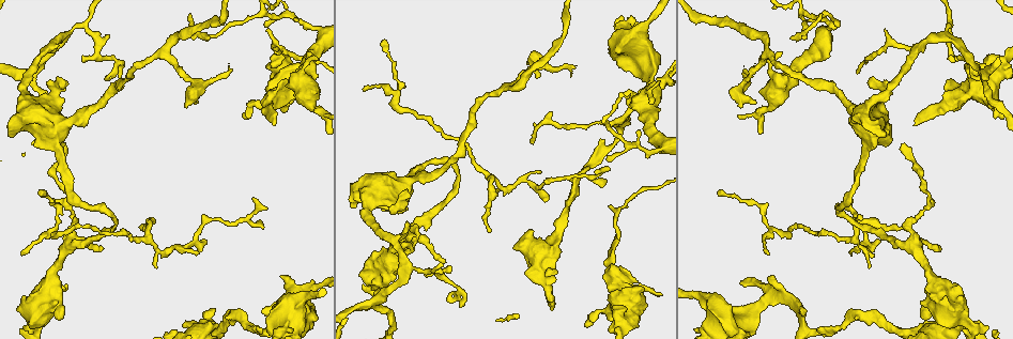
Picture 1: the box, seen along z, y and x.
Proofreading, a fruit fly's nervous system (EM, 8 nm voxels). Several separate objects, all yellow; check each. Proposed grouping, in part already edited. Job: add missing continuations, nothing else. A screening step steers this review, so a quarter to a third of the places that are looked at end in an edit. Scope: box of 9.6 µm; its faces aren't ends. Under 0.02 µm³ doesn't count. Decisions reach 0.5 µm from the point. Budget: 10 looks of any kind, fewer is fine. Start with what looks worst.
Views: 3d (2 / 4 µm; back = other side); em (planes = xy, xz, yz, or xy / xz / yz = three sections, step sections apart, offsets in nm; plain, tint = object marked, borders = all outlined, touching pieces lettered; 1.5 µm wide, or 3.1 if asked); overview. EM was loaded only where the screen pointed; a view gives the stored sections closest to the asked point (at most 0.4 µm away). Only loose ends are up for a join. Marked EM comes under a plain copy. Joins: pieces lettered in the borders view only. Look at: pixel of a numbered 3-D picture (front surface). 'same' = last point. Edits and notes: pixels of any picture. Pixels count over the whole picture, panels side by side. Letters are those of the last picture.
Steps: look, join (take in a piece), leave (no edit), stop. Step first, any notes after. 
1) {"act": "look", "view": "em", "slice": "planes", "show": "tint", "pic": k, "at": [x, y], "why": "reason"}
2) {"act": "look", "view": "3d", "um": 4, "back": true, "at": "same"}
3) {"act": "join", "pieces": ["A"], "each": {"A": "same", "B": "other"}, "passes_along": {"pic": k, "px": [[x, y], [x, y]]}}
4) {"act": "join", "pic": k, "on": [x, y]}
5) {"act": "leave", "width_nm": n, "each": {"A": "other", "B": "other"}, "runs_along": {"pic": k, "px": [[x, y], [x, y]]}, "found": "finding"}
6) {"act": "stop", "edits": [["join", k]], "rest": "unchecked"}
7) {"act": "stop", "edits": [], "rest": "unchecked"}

{"act": "look", "view": "em", "slice": "planes", "show": "borders", "pic": 1, "at": [915, 122], "why": "thin end"}

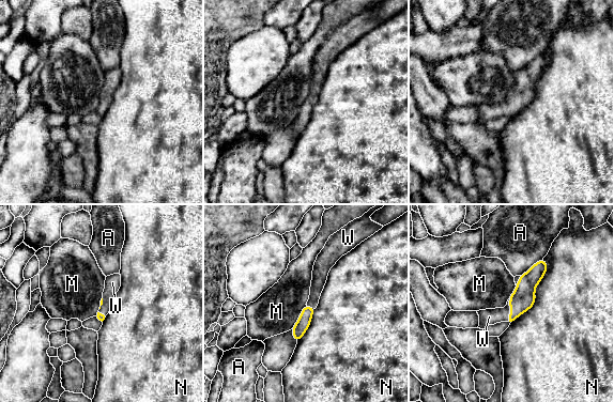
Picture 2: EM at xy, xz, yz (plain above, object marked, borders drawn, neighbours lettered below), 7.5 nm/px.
{"act": "join", "pieces": ["W"], "each": {"A": "other", "M": "other", "N": "other", "W": "same"}, "passes_along": {"pic": 2, "px": [[523, 298], [510, 310], [489, 317]]}, "found": "the neuron continues"}

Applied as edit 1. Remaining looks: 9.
{"act": "look", "view": "em", "slice": "planes", "show": "borders", "pic": 1, "at": [487, 231], "why": "tapers out"}

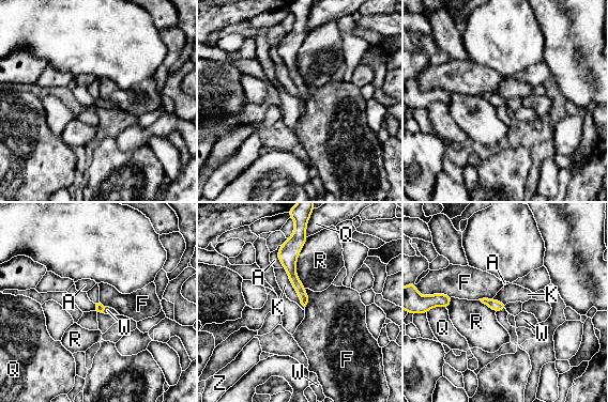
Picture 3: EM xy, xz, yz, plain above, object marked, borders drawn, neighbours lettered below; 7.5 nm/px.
{"act": "join", "pieces": ["W"], "each": {"A": "other", "F": "other", "K": "other", "Q": "other", "R": "other", "W": "same", "Z": "other"}, "passes_along": {"pic": 3, "px": [[100, 308], [104, 309], [107, 310]]}, "found": "the neuron continues"}

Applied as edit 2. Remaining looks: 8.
{"act": "look", "view": "overview", "why": "redraw"}

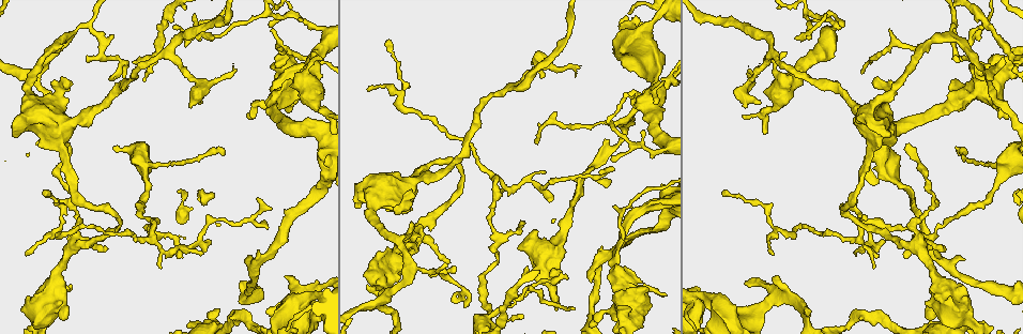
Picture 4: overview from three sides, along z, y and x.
{"act": "look", "view": "3d", "um": 4, "pic": 4, "at": [369, 88], "why": "tapers out"}

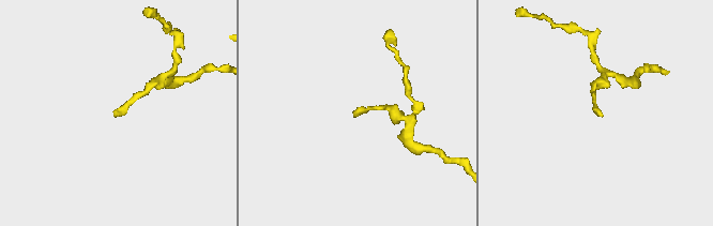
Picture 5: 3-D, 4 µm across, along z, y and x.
{"act": "look", "view": "em", "slice": "planes", "show": "borders", "pic": 5, "at": [355, 114], "why": "now the EM"}

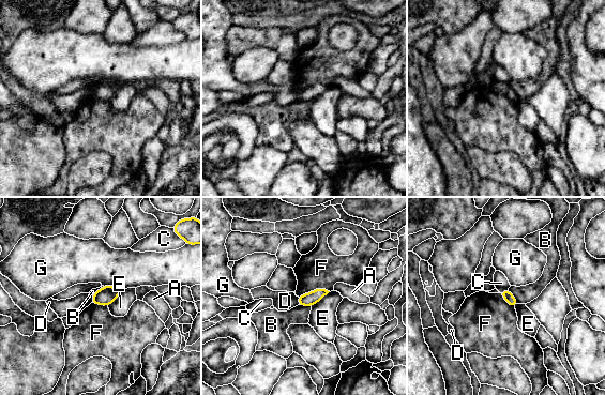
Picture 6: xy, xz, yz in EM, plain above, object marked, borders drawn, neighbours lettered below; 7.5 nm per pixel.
{"act": "leave", "longest_contact_nm": ["F", 260], "each": {"A": "other", "B": "other", "C": "other", "D": "other", "E": "other", "F": "other", "G": "other"}, "found": "none of them fits"}

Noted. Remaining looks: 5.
{"act": "look", "view": "3d", "um": 2, "pic": 4, "at": [202, 254], "why": "branch stops here"}

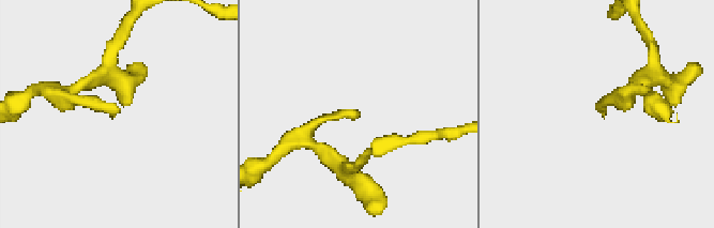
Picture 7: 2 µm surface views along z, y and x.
{"act": "look", "view": "em", "slice": "xz", "step": 4, "show": "tint", "pic": 7, "at": [354, 117]}

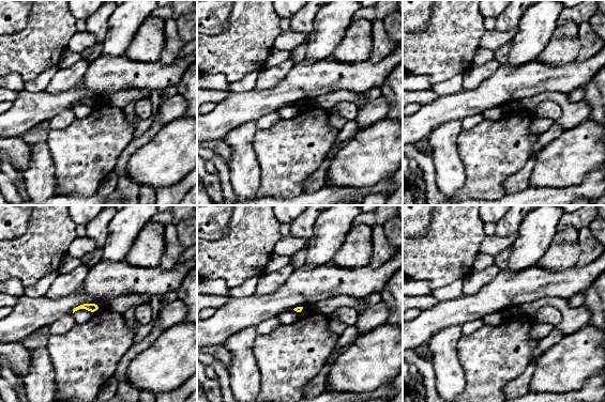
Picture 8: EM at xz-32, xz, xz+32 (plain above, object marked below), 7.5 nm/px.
{"act": "look", "view": "em", "slice": "planes", "show": "borders", "at": "same"}

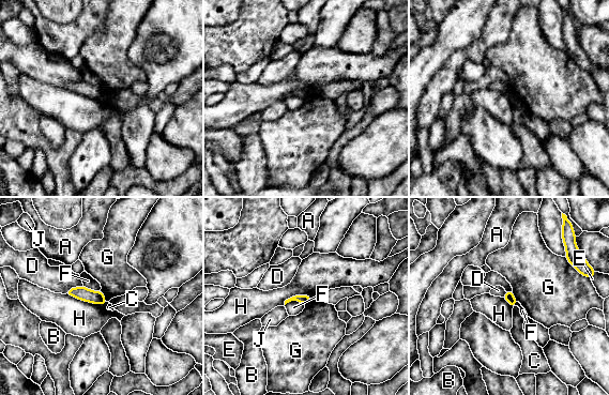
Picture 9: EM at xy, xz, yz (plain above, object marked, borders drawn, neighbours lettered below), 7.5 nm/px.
{"act": "leave", "longest_contact_nm": ["H", 320], "each": {"A": "other", "B": "other", "C": "other", "D": "other", "E": "other", "F": "other", "G": "other", "H": "other", "J": "other"}, "runs_along": {"pic": 9, "px": [[69, 292], [81, 292], [103, 301]]}, "found": "none of them fits"}

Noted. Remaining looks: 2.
{"act": "stop", "edits": [["join", 2], ["join", 3]], "rest": "unchecked"}

